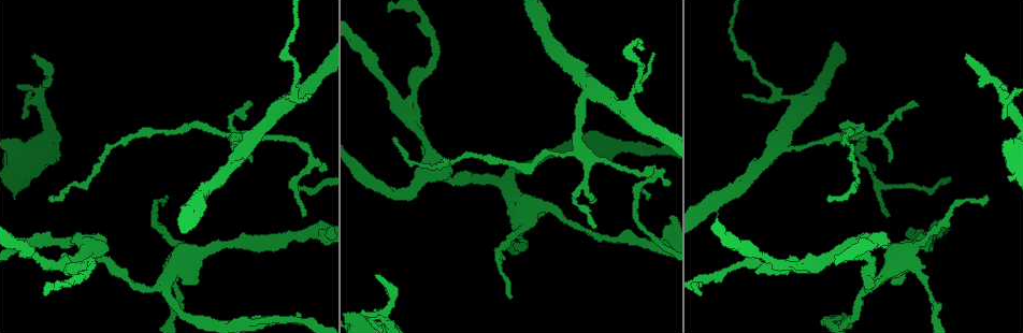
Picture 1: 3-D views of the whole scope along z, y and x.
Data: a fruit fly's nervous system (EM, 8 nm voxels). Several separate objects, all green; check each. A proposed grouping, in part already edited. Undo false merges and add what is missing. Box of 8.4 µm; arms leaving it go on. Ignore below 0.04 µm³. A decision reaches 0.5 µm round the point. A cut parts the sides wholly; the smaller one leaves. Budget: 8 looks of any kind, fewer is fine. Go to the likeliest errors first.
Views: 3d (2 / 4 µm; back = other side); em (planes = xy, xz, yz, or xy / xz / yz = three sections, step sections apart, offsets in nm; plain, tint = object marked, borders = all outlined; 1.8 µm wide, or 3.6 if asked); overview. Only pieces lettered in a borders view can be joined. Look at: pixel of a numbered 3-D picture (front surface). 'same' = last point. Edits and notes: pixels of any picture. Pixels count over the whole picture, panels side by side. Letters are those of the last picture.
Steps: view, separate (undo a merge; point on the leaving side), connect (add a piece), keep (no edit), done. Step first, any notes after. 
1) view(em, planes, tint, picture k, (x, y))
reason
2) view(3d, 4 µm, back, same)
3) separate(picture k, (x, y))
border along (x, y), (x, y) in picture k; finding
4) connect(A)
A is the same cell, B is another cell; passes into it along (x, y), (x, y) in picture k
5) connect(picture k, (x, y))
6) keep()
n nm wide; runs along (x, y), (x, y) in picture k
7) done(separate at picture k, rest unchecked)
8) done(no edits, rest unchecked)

view(3d, 2 µm, picture 1, (857, 153))
sharp bend

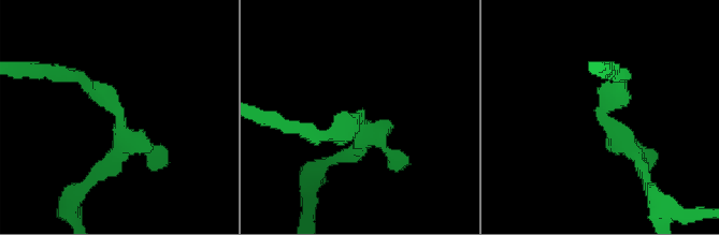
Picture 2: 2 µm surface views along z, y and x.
view(em, xy, step 16, tint, picture 2, (606, 123))

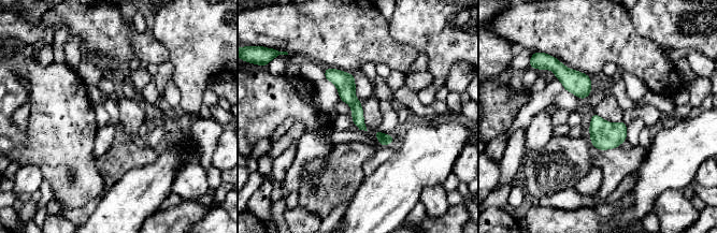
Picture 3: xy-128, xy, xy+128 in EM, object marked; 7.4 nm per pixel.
view(em, planes, borders, same)
cut it another way

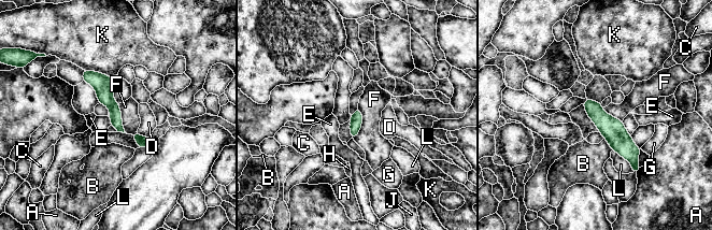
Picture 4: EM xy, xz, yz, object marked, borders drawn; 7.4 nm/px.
keep()
A, B, C, D, E, F, G, H, J, K and L are other cells; runs along (587, 102), (630, 153), (635, 170) in picture 4; continuous, no second neuron

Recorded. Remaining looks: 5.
view(3d, 2 µm, picture 1, (316, 231))
sharp bend

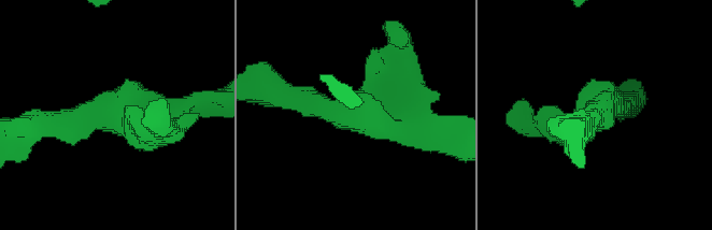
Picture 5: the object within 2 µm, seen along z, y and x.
view(em, yz, step 8, tint, picture 5, (352, 110))
shape alone is not enough

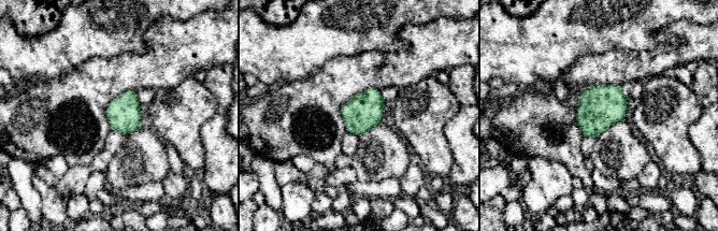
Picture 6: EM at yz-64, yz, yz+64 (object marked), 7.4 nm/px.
view(em, planes, borders, same)

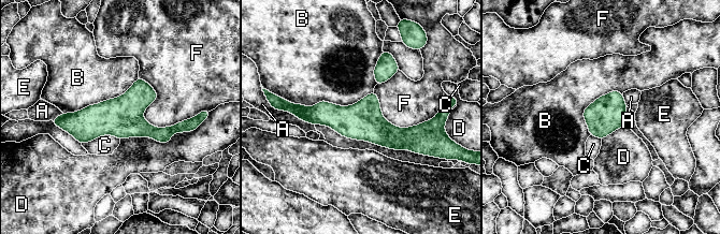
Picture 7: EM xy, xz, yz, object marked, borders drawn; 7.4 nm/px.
keep()
A, B, C, D, E and F are other cells; border along (373, 90), (349, 105), (288, 101) in picture 7; one neuron here

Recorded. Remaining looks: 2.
view(em, planes, borders, picture 1, (795, 266))
three arms meet

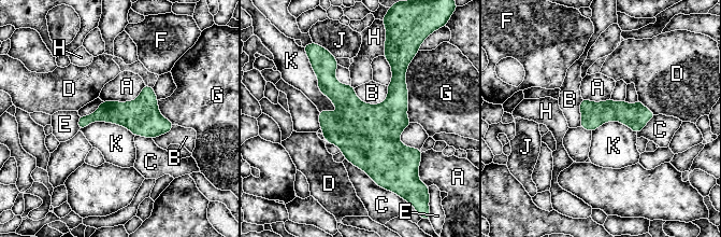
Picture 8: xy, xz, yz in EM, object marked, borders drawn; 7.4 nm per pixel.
keep()
A, B, C, D, E, F, G, H, J and K are other cells; border along (311, 64), (317, 87), (337, 113) in picture 8; one neuron here

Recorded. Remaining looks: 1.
done(no edits, rest unchecked)

